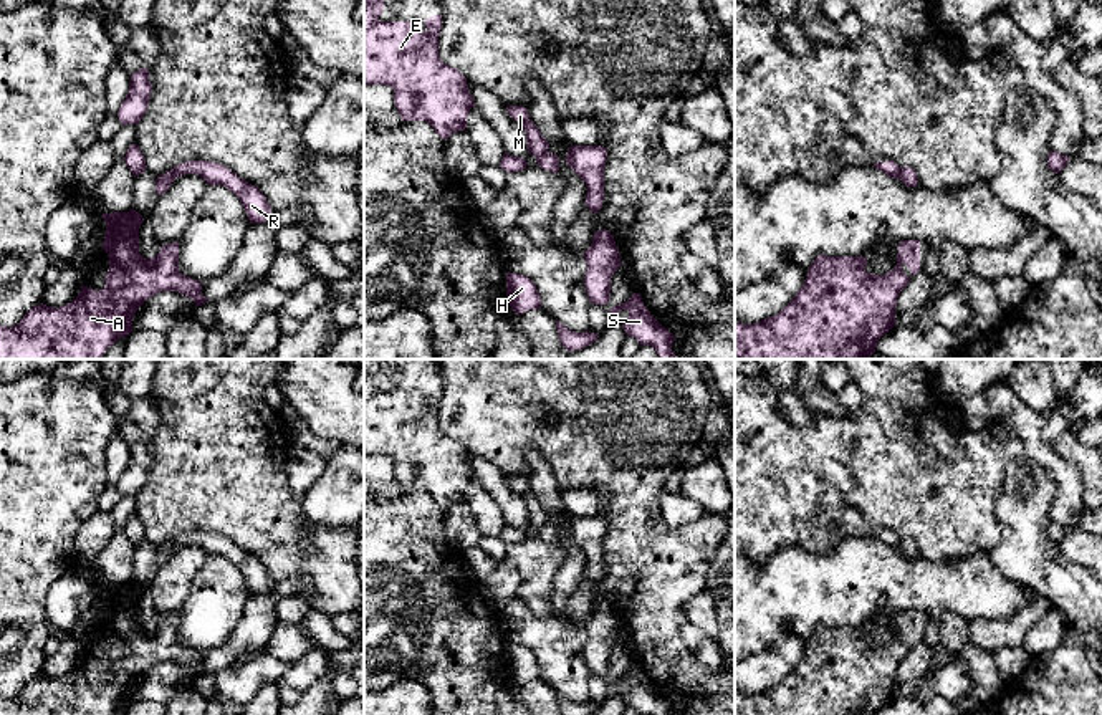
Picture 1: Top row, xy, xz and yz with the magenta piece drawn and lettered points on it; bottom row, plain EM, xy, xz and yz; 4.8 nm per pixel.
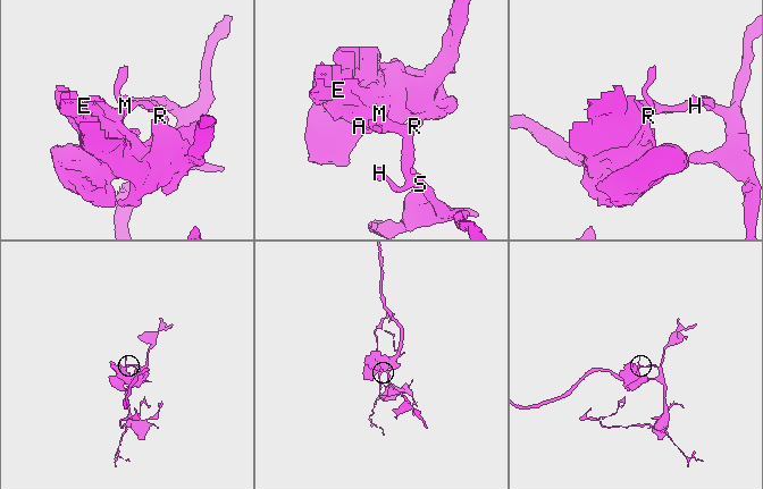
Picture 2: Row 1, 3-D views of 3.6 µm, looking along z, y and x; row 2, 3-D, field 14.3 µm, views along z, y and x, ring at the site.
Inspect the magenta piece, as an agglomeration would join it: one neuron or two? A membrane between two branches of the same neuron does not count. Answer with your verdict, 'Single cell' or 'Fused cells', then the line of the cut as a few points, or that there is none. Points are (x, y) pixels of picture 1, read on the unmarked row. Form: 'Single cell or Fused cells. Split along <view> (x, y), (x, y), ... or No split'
Fused cells. Split along xy (171, 540), (174, 550)

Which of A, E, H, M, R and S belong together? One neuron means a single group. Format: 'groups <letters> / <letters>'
groups A E M / H R S

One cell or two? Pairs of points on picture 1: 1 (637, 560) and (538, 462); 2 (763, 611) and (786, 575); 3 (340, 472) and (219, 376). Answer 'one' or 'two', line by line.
1: two
2: one
3: two

